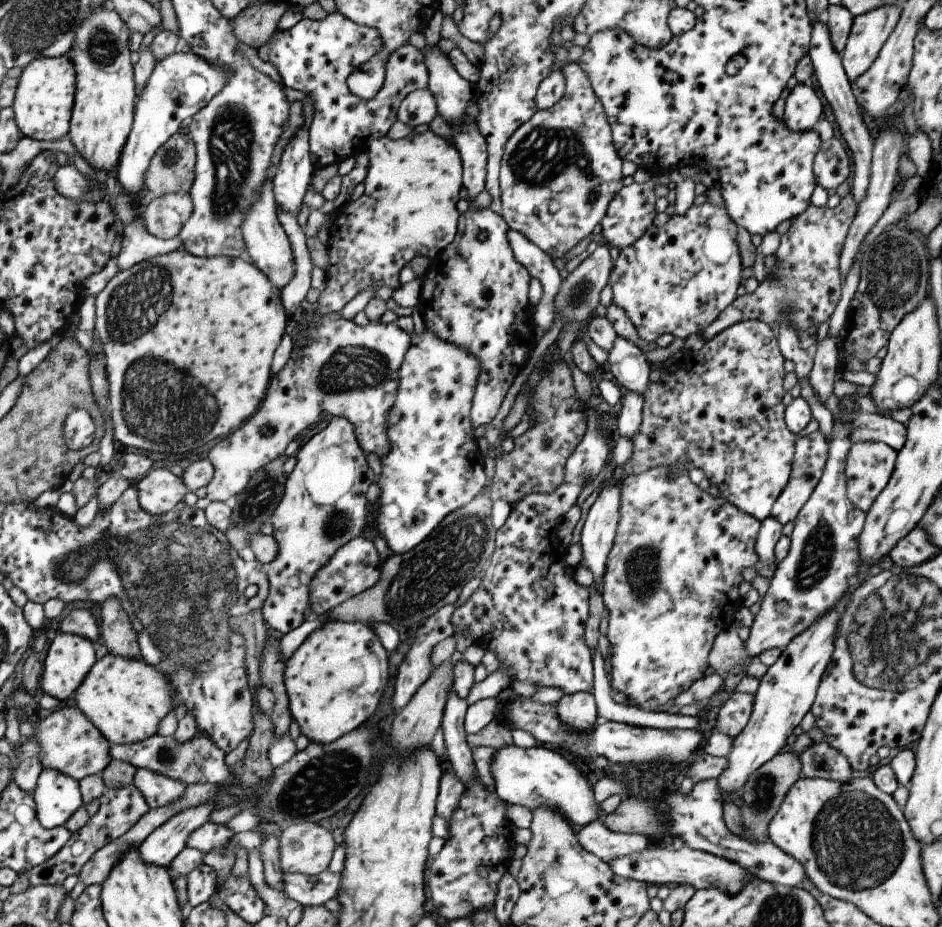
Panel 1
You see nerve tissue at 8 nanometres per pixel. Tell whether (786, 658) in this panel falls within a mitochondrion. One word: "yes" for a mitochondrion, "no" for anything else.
no

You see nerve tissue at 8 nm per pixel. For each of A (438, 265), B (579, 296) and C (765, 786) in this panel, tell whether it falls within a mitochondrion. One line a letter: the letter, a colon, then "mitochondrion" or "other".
A: other
B: mitochondrion
C: mitochondrion

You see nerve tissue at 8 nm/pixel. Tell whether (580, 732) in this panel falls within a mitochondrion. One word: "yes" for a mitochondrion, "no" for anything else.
no

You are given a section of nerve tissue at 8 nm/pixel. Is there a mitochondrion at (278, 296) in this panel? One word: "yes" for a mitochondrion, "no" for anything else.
no

